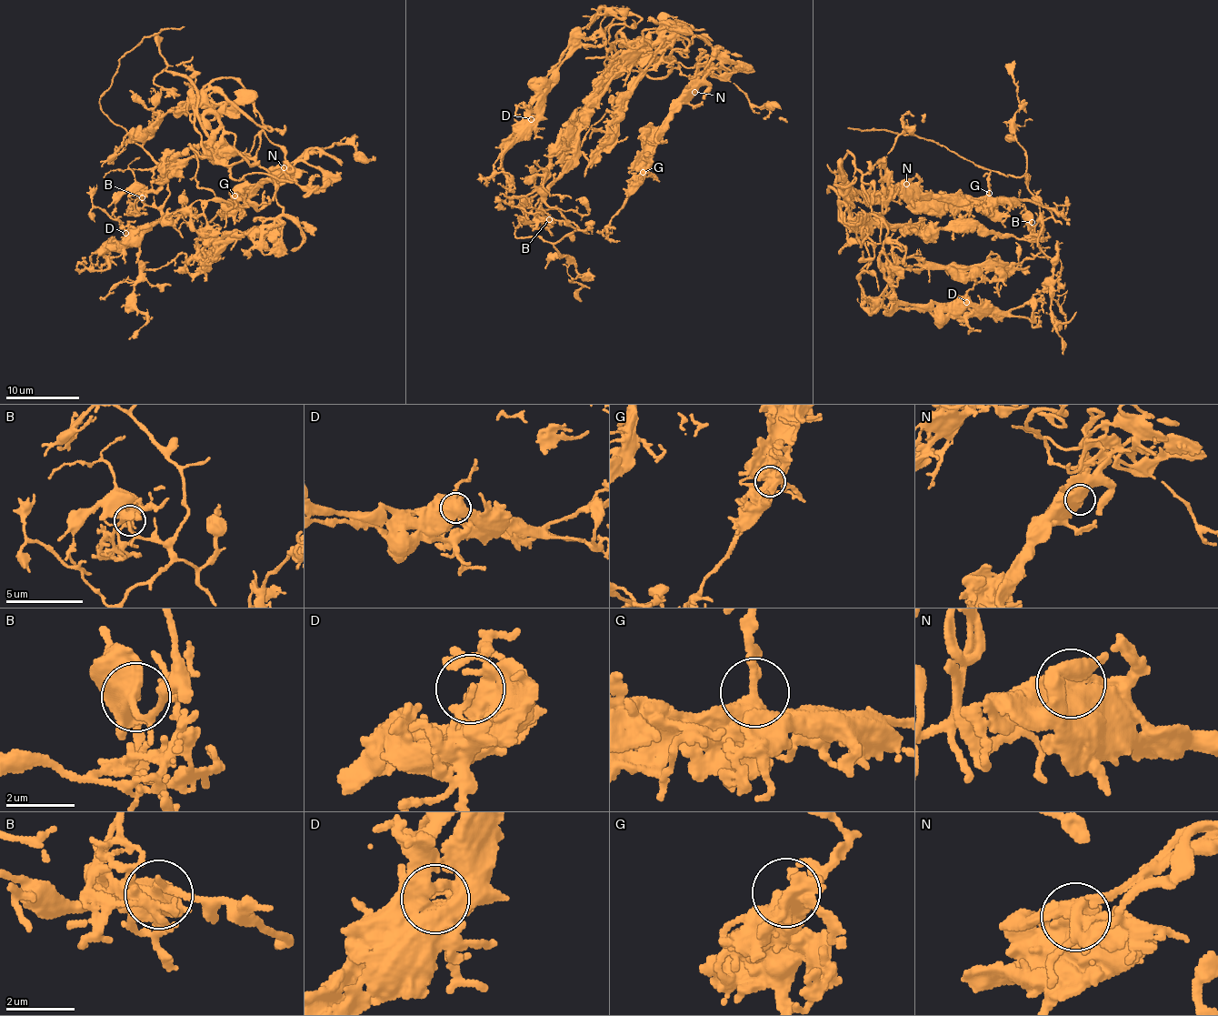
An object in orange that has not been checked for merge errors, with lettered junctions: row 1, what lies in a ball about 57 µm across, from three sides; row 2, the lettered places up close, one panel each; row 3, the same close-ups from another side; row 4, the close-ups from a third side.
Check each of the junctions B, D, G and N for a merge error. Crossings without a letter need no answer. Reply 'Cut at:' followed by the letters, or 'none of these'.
Cut at: none of these

